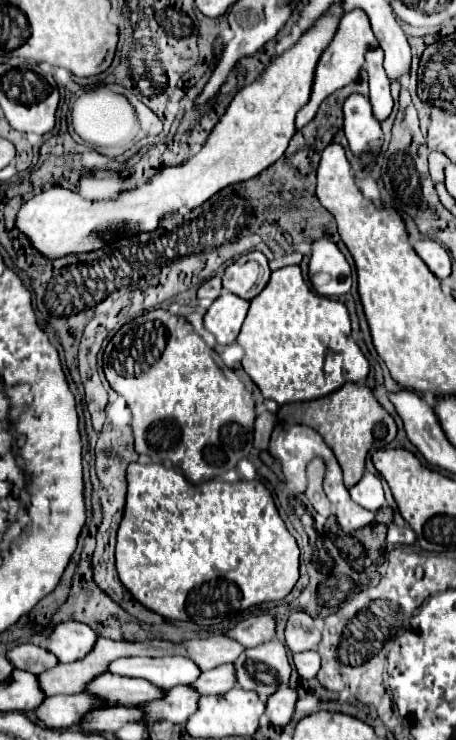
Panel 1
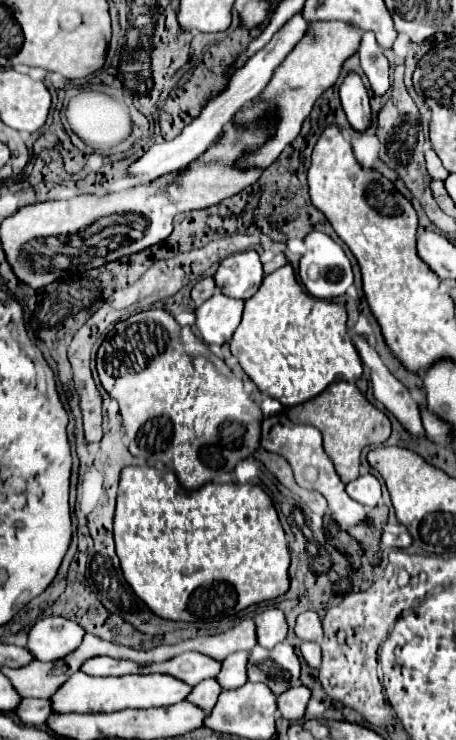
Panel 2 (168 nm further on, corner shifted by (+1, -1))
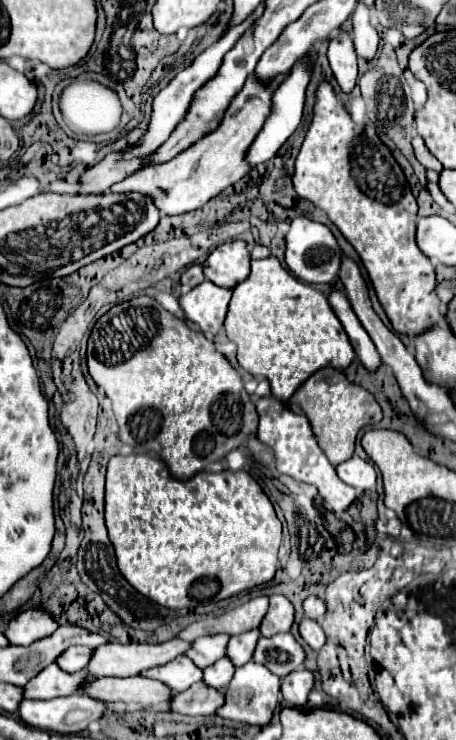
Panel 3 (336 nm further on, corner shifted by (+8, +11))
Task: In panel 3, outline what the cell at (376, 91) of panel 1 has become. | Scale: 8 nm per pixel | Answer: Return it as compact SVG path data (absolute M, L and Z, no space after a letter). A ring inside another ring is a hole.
M358 4L352 14L352 40L358 56L372 60L378 48L378 32L370 24L370 8L366 4Z

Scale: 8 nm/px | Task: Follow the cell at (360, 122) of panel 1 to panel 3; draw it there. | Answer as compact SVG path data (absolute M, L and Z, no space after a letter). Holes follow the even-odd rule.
M340 30L336 38L330 40L328 46L328 60L330 68L344 92L352 92L358 80L358 66L356 66L356 50L350 34Z

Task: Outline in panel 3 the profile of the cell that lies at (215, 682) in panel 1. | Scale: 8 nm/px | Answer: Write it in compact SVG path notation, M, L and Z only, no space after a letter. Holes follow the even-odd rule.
M258 628L232 636L232 640L228 644L228 656L232 656L236 666L246 664L248 660L252 660L252 654L254 654L258 638L260 638L260 630Z

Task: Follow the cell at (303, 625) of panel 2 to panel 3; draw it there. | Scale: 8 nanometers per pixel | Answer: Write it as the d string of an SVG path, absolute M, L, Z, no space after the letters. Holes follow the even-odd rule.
M308 596L304 600L304 612L306 612L306 618L314 618L314 620L320 620L326 612L326 606L322 598L316 598L316 596Z

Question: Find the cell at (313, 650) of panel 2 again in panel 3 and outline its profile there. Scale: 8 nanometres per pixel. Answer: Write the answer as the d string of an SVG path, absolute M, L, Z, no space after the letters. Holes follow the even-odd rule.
M304 618L298 628L300 628L300 636L310 644L312 650L320 650L322 644L326 642L326 634L324 634L324 630L320 628L320 624L316 620Z

